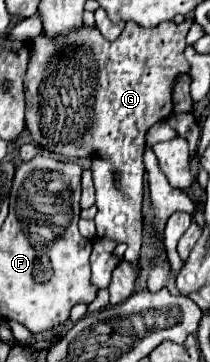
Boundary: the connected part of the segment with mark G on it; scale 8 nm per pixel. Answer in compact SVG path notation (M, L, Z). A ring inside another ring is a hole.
M185 18L181 24L163 22L155 28L143 28L135 22L127 22L121 36L113 42L105 40L97 26L83 24L79 32L71 32L71 36L59 36L59 40L47 40L43 34L31 40L31 58L25 74L25 128L29 130L35 144L53 154L91 158L91 174L99 208L95 216L97 236L111 238L117 244L125 242L129 248L123 258L129 264L137 264L141 250L145 134L153 124L167 120L173 112L173 82L191 68L183 56L185 36L191 24L193 18Z

